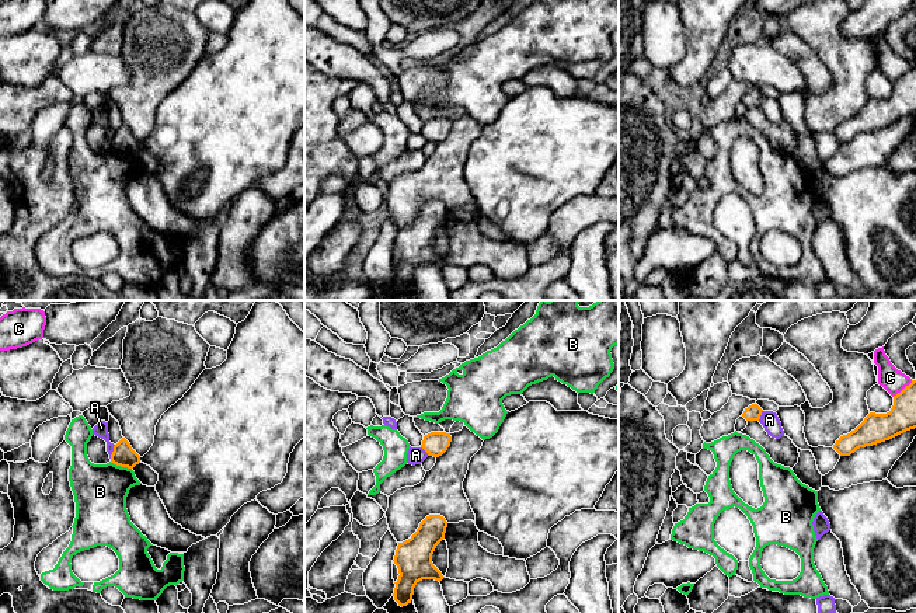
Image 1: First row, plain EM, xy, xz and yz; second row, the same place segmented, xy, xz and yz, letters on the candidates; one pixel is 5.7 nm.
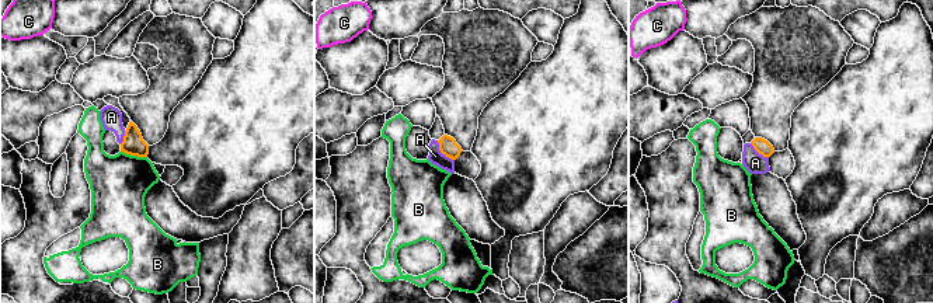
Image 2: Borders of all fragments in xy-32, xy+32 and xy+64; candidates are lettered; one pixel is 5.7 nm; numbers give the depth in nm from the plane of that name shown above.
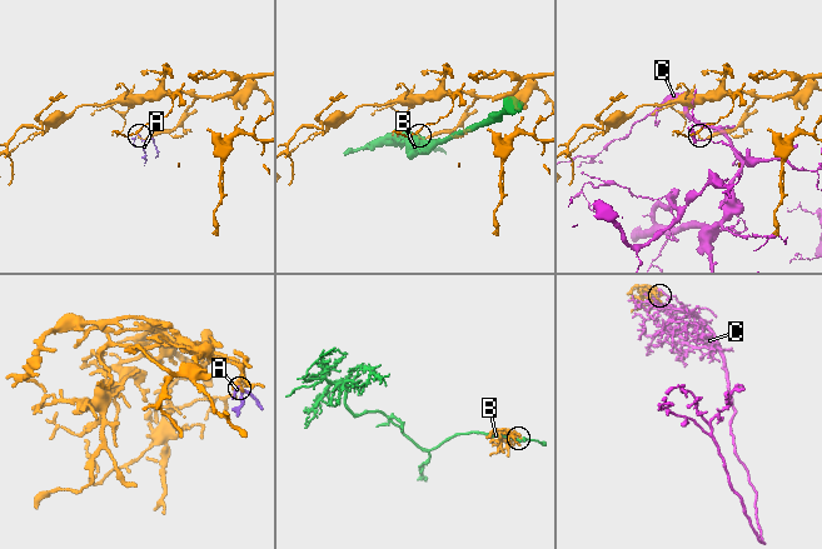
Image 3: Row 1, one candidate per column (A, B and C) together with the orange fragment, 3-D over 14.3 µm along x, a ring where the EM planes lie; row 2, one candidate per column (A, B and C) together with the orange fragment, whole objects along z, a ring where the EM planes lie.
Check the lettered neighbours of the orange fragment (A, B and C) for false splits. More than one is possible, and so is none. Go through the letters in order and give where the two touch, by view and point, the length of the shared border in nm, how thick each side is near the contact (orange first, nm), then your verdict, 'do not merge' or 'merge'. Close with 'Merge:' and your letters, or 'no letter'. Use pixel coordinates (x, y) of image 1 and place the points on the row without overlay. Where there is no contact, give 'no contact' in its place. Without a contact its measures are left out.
A: contact xy (112, 138); length 90 nm; calibres 120 and 80 nm; merge
B: contact xy (121, 152); length 130 nm; calibres 120 and 300 nm; do not merge
C: contact yz (904, 75); length 150 nm; calibres 160 and 140 nm; do not merge
Merge: A

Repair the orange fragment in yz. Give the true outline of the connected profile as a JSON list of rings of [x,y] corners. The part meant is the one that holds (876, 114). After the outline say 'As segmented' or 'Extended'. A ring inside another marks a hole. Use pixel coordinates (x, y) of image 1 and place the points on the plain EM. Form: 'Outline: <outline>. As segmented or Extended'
Outline: [[[916,66],[894,81],[894,91],[887,100],[870,98],[850,119],[840,122],[833,135],[840,142],[850,142],[860,133],[889,126],[916,114]]]. As segmented

